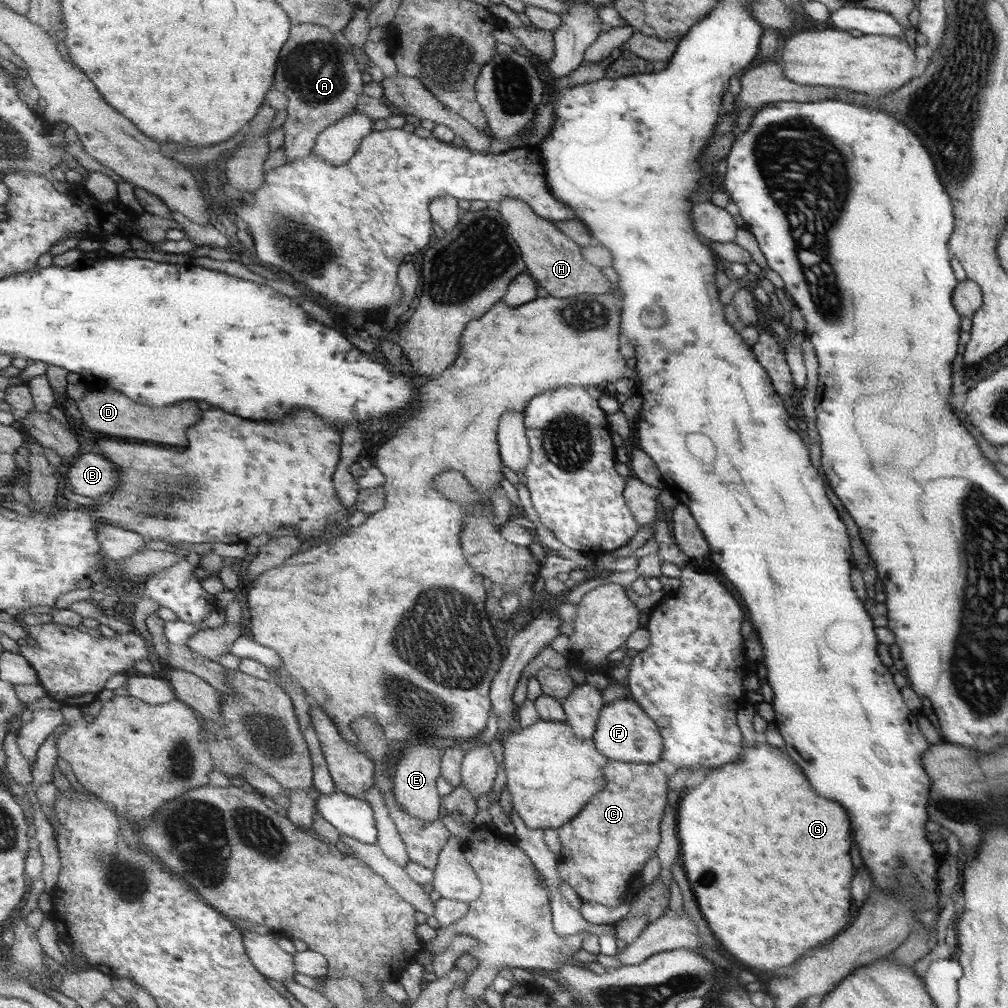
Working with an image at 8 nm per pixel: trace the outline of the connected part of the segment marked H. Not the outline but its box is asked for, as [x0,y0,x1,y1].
[496,199,614,299]

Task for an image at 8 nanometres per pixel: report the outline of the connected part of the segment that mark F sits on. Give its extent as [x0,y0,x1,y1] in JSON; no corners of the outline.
[592,699,663,763]

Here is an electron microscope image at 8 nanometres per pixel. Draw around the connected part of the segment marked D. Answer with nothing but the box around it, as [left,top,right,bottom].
[76,388,203,446]

